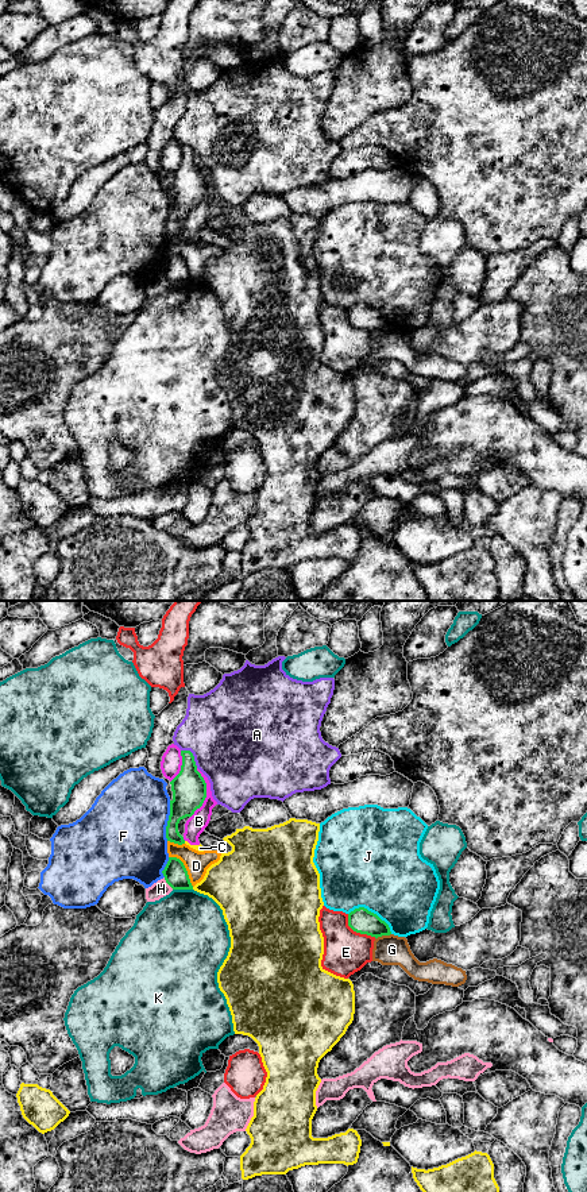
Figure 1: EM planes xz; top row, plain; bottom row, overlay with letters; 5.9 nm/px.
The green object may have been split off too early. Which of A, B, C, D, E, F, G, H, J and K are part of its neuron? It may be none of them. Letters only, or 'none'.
none

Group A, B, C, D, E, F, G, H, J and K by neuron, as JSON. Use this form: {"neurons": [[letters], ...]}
{"neurons": [["A"], ["B"], ["C"], ["D", "G"], ["E"], ["F"], ["H"], ["J"], ["K"]]}

